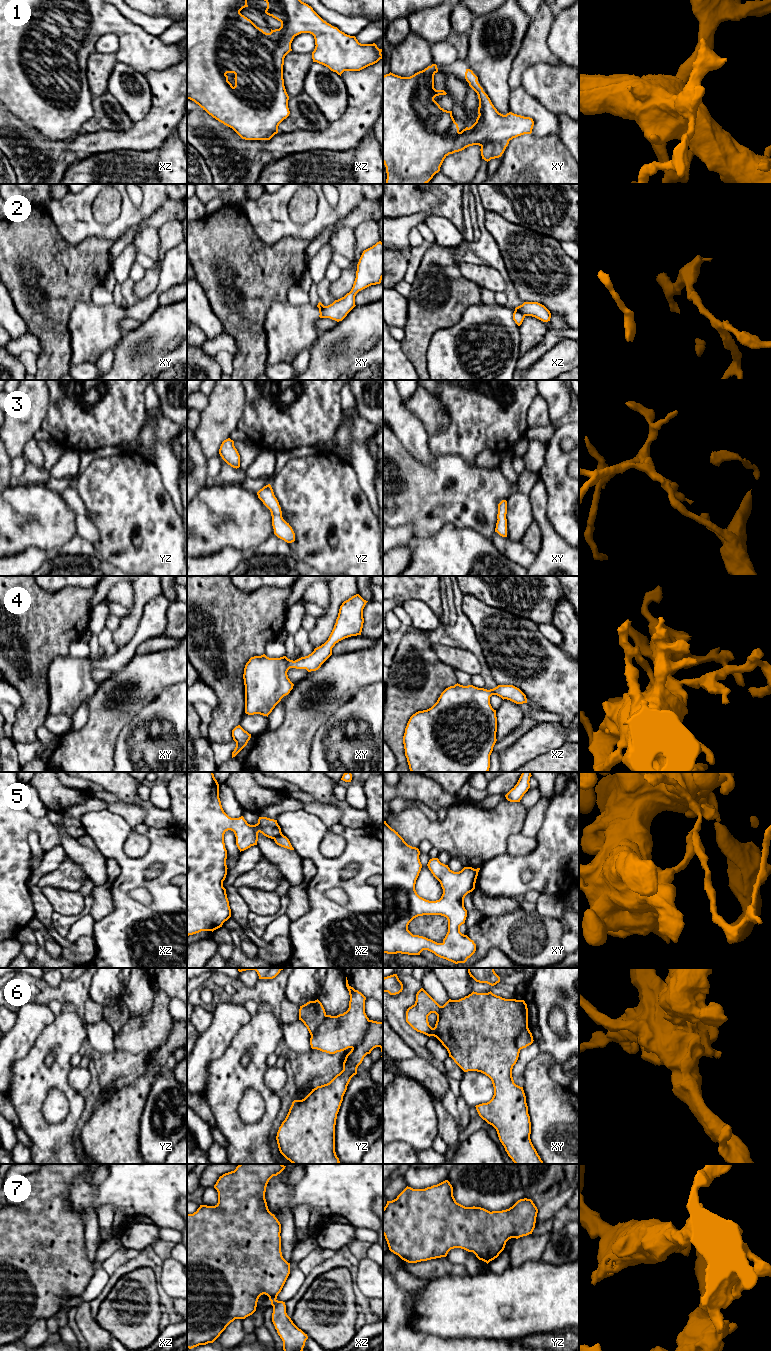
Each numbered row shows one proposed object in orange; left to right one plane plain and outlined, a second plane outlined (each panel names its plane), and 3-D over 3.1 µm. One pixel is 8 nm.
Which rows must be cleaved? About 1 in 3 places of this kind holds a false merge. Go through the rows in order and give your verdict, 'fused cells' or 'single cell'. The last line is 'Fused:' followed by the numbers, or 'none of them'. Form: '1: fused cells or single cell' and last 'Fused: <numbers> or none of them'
1: single cell
2: fused cells
3: single cell
4: single cell
5: fused cells
6: single cell
7: single cell
Fused: 2, 5

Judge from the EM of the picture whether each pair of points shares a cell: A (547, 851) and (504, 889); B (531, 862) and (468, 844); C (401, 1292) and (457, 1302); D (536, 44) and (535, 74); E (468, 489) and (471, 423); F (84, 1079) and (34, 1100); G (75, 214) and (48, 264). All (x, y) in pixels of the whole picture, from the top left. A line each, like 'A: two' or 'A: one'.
A: one
B: two
C: two
D: two
E: two
F: two
G: two

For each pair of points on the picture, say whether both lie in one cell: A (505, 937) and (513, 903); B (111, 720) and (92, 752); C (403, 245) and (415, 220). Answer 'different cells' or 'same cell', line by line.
A: different cells
B: same cell
C: same cell

